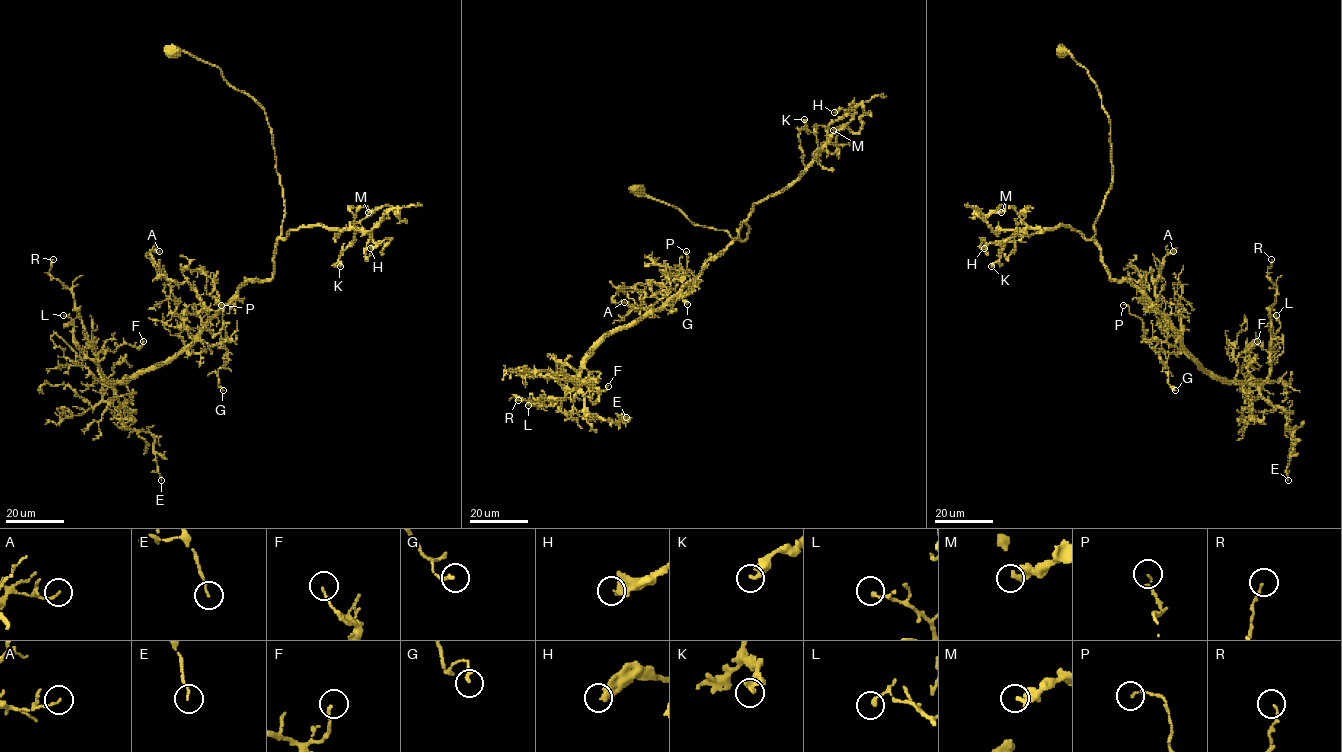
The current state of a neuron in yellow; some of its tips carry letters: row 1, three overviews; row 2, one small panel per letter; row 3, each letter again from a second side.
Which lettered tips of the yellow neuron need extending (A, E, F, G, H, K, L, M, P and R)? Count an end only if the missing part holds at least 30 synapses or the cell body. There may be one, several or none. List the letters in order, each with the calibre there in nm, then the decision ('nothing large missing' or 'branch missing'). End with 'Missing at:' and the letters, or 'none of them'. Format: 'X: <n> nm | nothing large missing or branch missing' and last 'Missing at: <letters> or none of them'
A: 110 nm | nothing large missing
E: 110 nm | nothing large missing
F: 130 nm | nothing large missing
G: 170 nm | nothing large missing
H: 400 nm | nothing large missing
K: 360 nm | nothing large missing
L: 190 nm | nothing large missing
M: 320 nm | nothing large missing
P: 150 nm | nothing large missing
R: 110 nm | nothing large missing
Missing at: none of them

